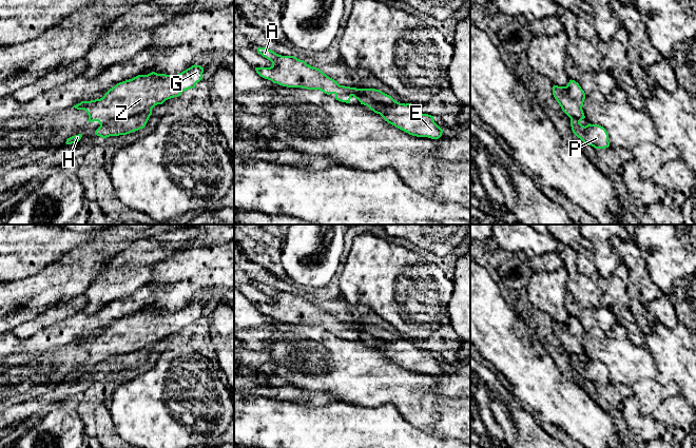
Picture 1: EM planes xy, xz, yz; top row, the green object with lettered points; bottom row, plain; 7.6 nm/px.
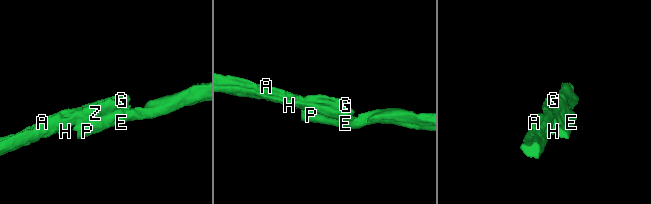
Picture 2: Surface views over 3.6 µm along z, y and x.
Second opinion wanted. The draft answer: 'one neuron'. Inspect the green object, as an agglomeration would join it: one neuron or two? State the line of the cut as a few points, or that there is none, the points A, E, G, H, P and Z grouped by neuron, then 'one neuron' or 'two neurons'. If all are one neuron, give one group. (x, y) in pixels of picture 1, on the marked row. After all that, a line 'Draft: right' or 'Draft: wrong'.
xy (151, 108), (131, 116), (111, 120), (100, 127) | A G H Z / E P | two neurons
Draft: wrong

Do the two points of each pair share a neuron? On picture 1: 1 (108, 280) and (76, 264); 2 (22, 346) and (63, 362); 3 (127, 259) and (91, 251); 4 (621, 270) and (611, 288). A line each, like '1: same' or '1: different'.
1: different
2: different
3: different
4: same

